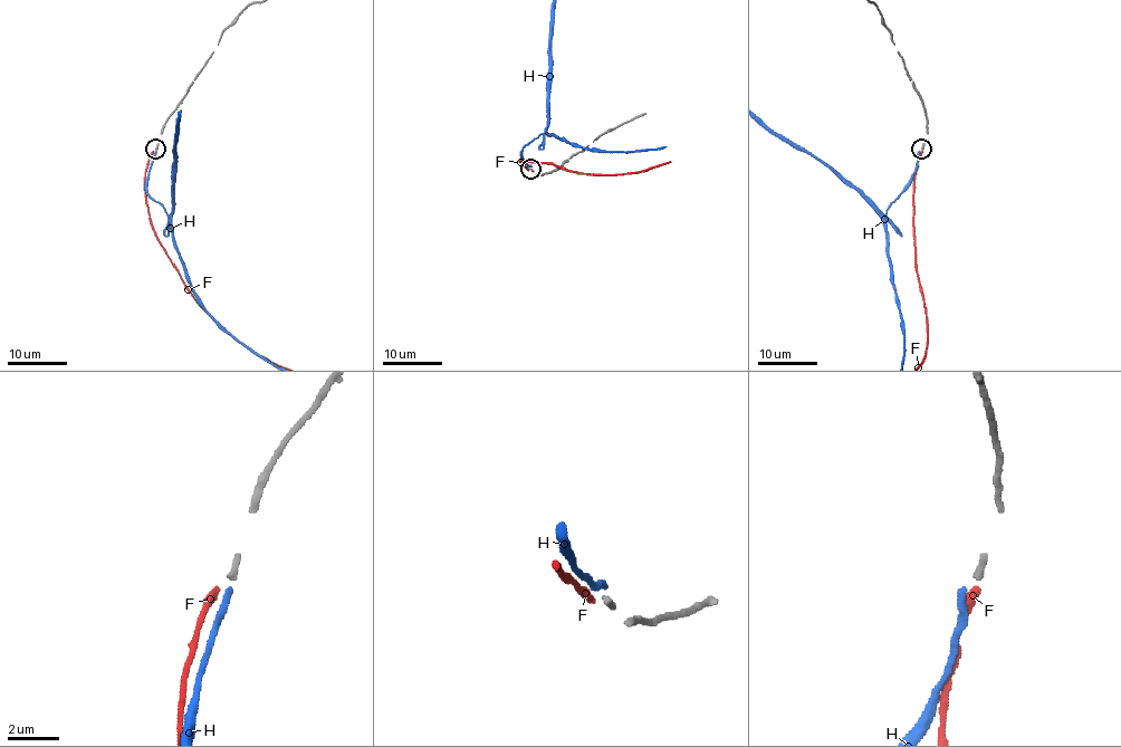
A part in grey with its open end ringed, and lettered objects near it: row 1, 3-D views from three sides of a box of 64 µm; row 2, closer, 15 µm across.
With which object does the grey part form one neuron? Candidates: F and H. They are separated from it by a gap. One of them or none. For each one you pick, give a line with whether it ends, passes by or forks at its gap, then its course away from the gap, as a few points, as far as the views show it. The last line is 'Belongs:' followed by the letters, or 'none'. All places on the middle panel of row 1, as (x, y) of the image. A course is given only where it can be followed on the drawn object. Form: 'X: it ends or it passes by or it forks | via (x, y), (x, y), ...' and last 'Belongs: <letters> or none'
Belongs: none

